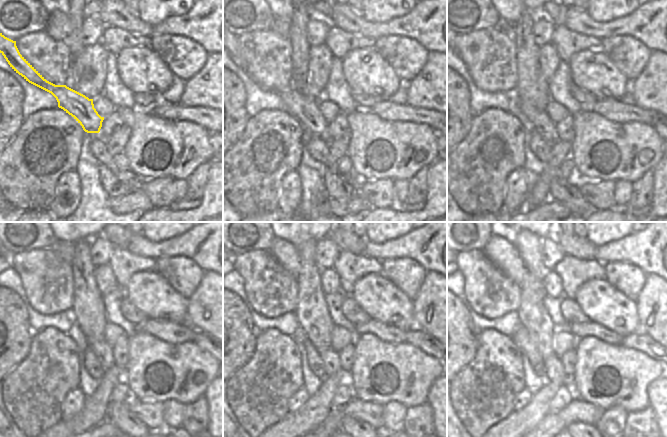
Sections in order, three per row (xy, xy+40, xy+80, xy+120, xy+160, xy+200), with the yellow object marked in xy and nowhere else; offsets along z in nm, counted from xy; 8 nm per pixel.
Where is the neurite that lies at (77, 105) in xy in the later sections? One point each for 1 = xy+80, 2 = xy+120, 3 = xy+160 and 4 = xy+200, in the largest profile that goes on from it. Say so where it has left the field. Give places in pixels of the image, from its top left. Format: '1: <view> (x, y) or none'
1: xy+80 (542, 123)
2: xy+120 (103, 351)
3: xy+160 (330, 359)
4: xy+200 (555, 372)

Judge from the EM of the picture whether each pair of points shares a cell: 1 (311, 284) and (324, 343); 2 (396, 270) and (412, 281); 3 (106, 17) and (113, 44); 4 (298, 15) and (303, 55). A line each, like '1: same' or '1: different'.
1: same
2: same
3: different
4: same

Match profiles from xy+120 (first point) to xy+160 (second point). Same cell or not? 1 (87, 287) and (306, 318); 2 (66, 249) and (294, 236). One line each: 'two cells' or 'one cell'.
1: one cell
2: two cells

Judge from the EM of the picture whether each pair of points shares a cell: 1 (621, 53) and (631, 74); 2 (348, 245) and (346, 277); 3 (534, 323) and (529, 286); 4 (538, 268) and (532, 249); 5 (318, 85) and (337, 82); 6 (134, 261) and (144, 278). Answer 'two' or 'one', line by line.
1: one
2: two
3: one
4: one
5: two
6: two

